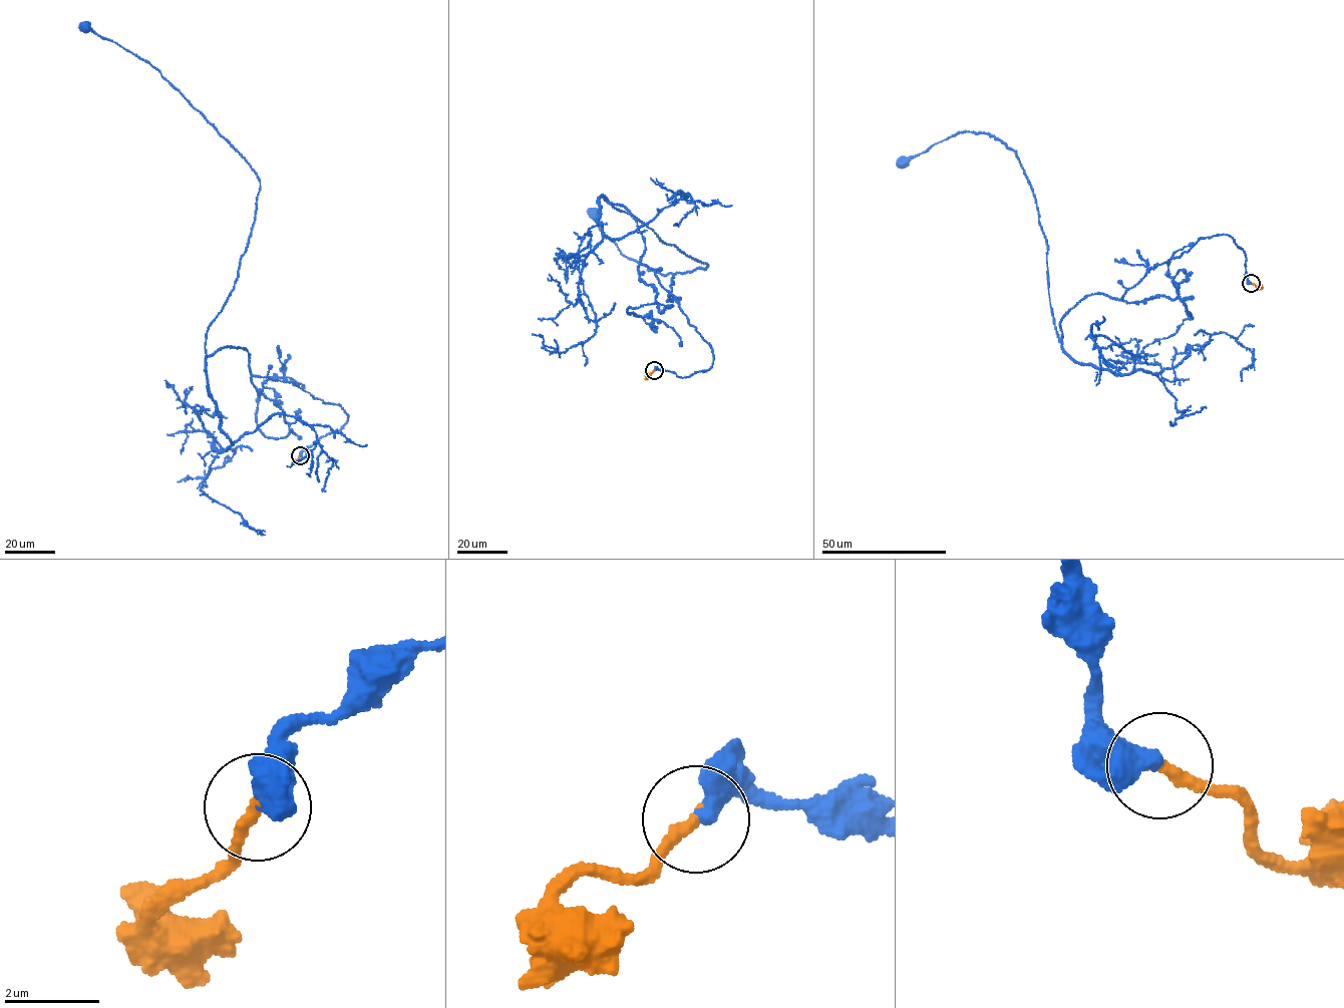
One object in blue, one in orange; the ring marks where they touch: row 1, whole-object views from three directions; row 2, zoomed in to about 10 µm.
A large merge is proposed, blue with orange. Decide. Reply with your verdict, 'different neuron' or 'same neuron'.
same neuron

